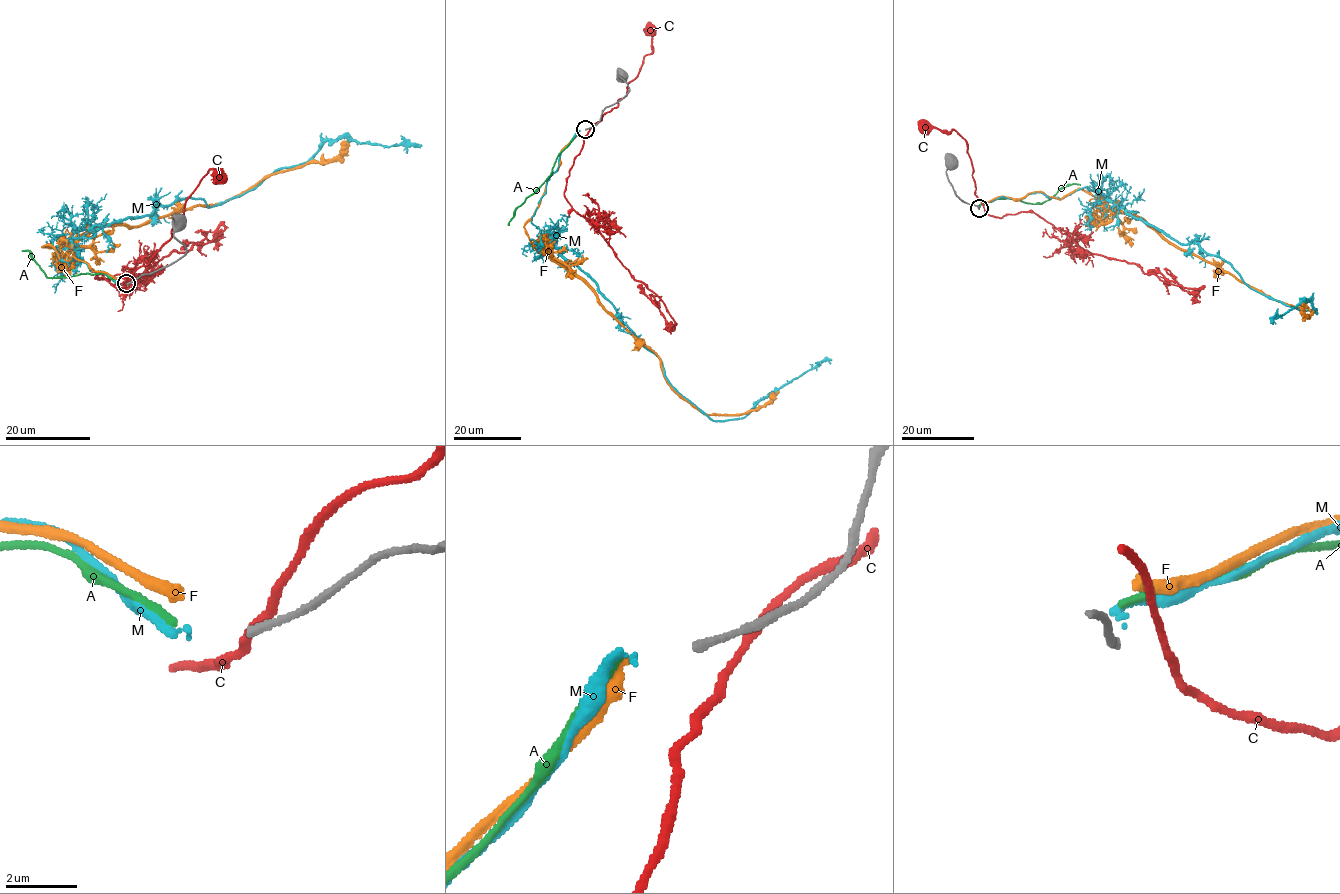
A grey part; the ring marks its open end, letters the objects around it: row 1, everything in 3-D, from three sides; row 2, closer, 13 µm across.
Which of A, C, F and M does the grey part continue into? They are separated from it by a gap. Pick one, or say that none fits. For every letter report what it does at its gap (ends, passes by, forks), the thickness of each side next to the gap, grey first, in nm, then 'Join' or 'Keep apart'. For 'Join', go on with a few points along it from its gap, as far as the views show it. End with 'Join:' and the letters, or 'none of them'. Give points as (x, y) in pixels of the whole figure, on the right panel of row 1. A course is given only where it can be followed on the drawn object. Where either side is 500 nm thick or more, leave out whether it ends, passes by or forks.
A: It ends there. Thickness 240 nm (grey) against 220 nm. Keep apart
C: It passes by. Thickness 240 nm (grey) against 240 nm. Keep apart
F: It ends there. Thickness 240 nm (grey) against 320 nm. Keep apart
M: It ends there. Thickness 240 nm (grey) against 240 nm. Join. Its course: (979, 206), (1090, 189), (1220, 256), (1271, 298), (1316, 310), (1304, 300), (1272, 323)
Join: M

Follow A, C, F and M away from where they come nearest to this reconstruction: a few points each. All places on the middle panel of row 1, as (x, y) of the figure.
A: (578, 130), (558, 155), (552, 172), (517, 207), (508, 225)
C: (586, 134), (569, 171), (567, 201), (585, 217), (629, 273), (662, 301), (674, 327), (666, 323), (639, 284)
F: (579, 130), (524, 226), (532, 244), (585, 283), (654, 352), (670, 386), (703, 412), (759, 410), (779, 391)
M: (580, 130), (560, 154), (531, 223), (593, 281), (677, 390), (714, 420), (741, 418), (760, 400), (831, 360)

